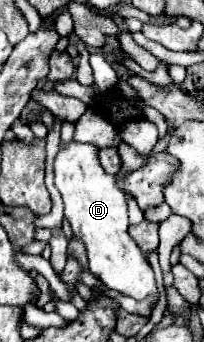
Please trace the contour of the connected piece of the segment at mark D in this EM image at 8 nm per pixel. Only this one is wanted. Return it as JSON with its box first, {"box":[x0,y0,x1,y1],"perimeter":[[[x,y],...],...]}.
{"box":[55,141,161,307],"perimeter":[[[71,141],[67,147],[61,147],[57,157],[55,157],[55,187],[63,195],[65,219],[69,221],[69,225],[73,229],[73,235],[85,245],[85,251],[87,251],[87,257],[89,257],[89,271],[95,277],[99,277],[109,289],[115,289],[115,291],[119,291],[127,297],[133,297],[137,301],[141,301],[145,297],[151,297],[153,299],[151,307],[155,307],[159,303],[161,293],[157,289],[151,265],[147,263],[145,255],[141,253],[141,249],[137,247],[133,237],[127,233],[127,229],[129,229],[129,223],[127,223],[127,197],[119,189],[117,177],[103,171],[97,153],[99,153],[99,149],[93,147],[93,145]]]}

